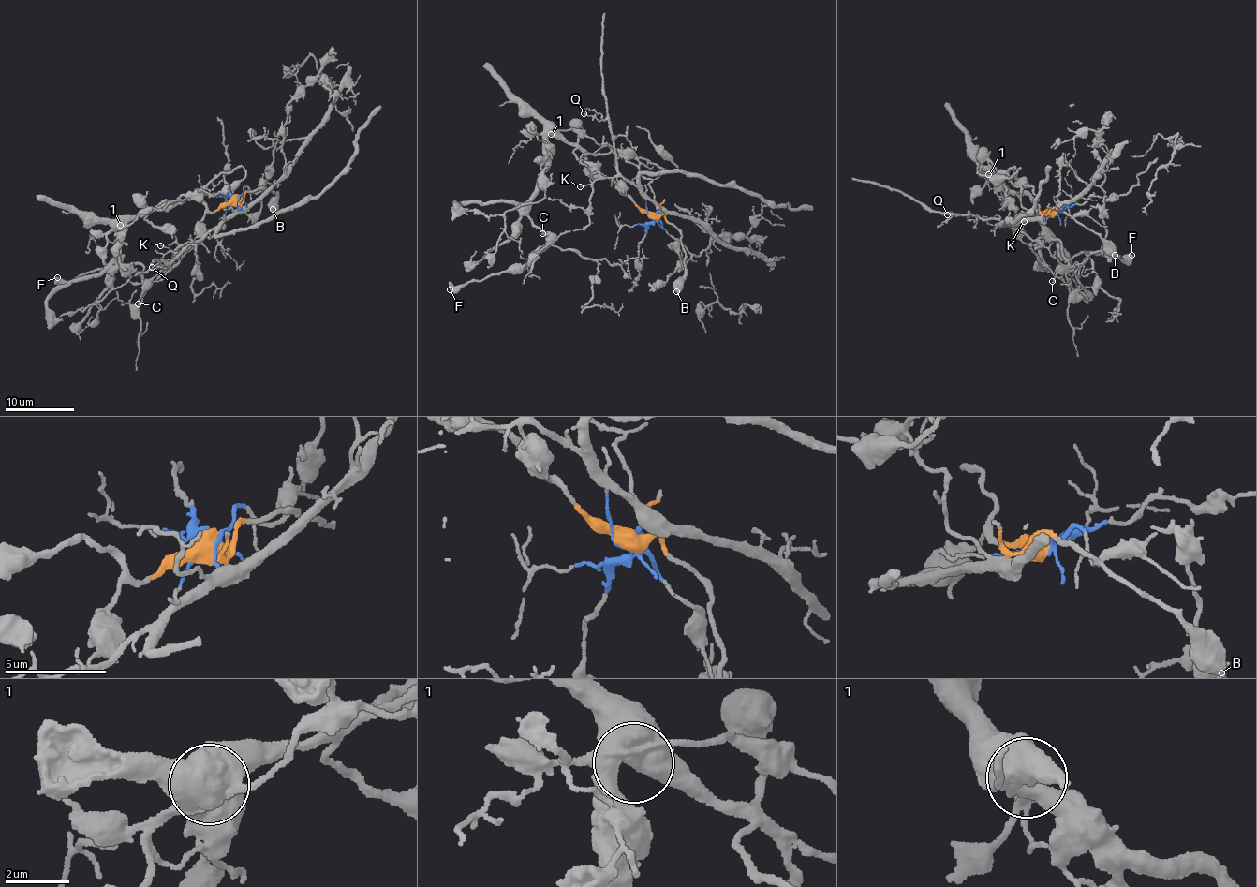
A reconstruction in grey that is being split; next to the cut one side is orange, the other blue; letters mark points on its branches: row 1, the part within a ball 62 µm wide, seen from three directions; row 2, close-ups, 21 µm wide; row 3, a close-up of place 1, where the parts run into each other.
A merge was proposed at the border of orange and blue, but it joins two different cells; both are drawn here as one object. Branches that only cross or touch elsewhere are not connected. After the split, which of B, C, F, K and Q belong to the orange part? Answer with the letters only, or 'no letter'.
B, C, F

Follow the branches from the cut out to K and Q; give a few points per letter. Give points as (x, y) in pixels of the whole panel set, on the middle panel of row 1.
K: (652, 218), (646, 211), (645, 193), (621, 177), (596, 179), (590, 184), (580, 186)
Q: (652, 218), (646, 211), (645, 193), (621, 174), (616, 166), (610, 123), (584, 113)

